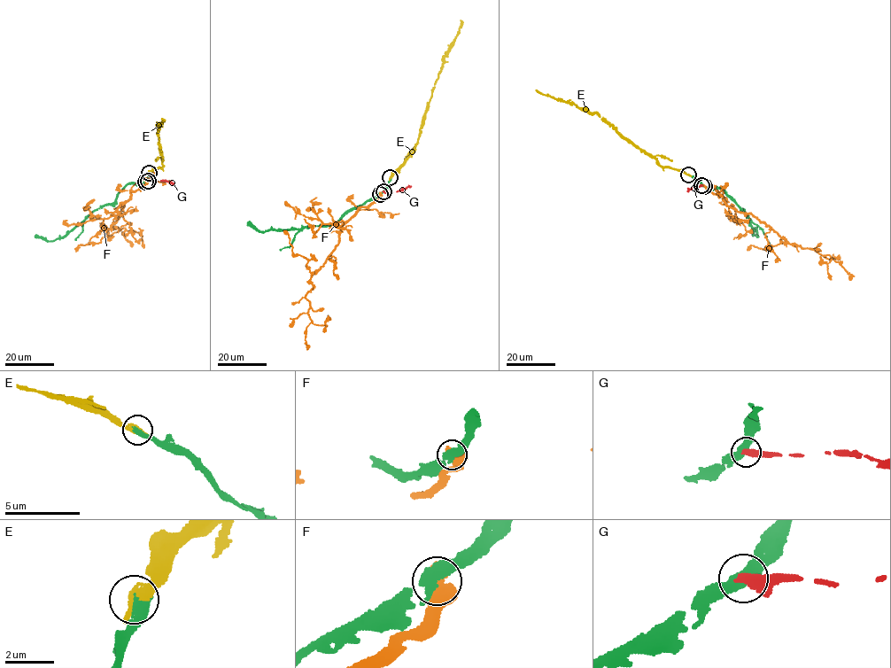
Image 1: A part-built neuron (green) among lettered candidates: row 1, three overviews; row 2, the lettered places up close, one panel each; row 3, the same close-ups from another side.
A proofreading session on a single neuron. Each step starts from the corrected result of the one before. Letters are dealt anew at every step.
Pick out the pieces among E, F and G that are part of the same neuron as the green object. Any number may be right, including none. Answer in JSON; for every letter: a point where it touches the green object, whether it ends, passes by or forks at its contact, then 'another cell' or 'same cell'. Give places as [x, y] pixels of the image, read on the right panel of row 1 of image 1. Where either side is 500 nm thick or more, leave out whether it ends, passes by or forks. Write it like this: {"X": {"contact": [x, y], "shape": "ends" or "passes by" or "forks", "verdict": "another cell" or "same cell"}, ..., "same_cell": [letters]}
{"E": {"contact": [688, 174], "shape": "ends", "verdict": "same cell"}, "F": {"contact": [704, 186], "verdict": "another cell"}, "G": {"contact": [701, 185], "shape": "ends", "verdict": "another cell"}, "same_cell": ["E"]}

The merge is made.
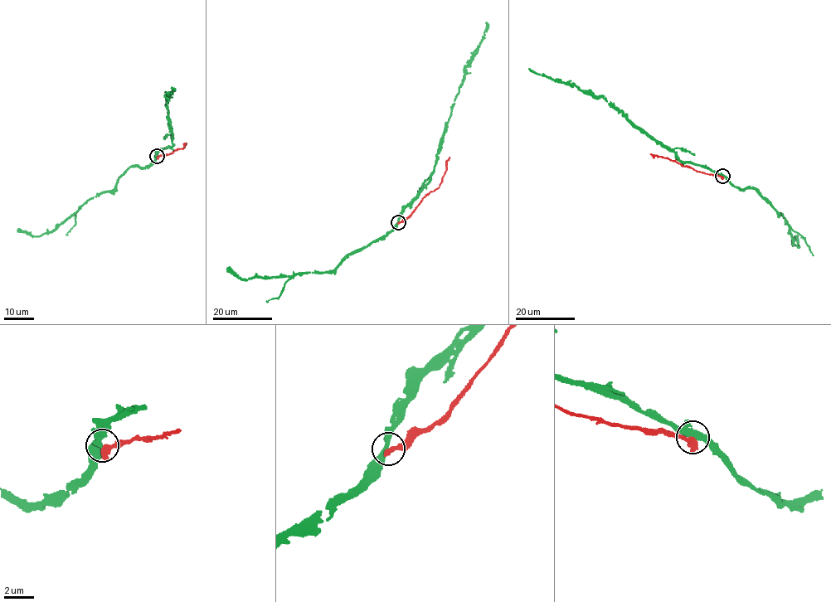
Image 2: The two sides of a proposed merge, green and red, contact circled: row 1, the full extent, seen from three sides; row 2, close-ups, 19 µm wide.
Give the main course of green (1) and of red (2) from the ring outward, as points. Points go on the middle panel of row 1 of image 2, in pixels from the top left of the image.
1: (398, 221), (399, 216), (408, 203), (429, 183), (445, 127), (463, 82), (465, 66), (483, 40), (487, 22)
2: (398, 221), (402, 222), (420, 200), (439, 186), (449, 157)

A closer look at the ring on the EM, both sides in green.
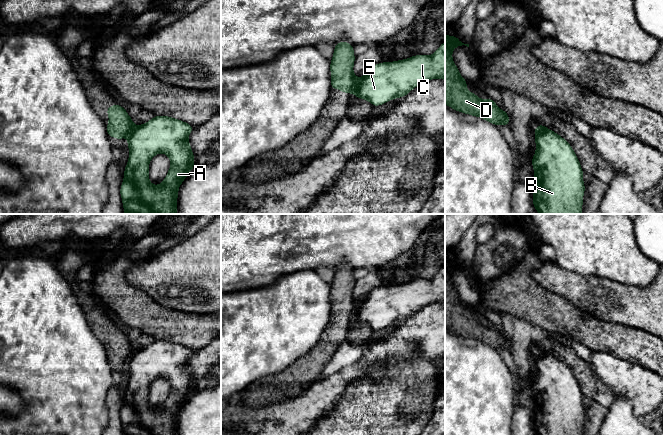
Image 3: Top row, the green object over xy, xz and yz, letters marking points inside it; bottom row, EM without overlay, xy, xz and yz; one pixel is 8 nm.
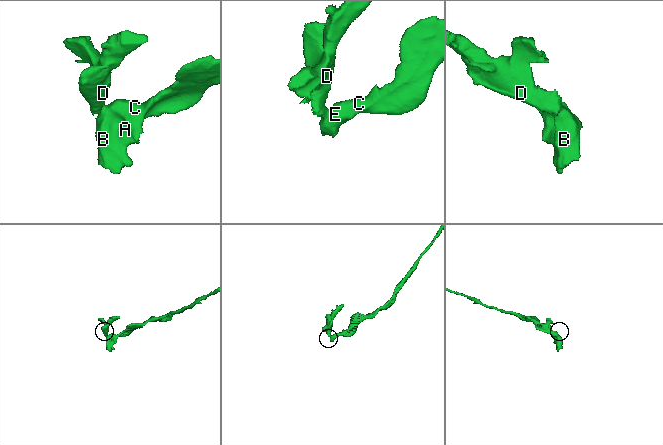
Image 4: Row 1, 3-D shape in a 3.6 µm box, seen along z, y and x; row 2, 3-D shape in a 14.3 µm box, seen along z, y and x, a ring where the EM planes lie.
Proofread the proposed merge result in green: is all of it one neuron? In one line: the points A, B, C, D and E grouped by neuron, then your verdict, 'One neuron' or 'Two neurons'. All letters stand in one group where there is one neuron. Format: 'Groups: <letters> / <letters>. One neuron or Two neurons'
Groups: A B C E / D. Two neurons

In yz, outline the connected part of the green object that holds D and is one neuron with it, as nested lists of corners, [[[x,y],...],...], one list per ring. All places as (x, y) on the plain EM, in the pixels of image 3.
[[[445,258],[445,328],[458,336],[481,341],[496,350],[509,351],[510,343],[505,333],[501,335],[491,322],[482,324],[467,314],[468,305],[460,299],[452,283],[453,273],[462,269],[469,271],[469,268],[462,267],[457,260]]]

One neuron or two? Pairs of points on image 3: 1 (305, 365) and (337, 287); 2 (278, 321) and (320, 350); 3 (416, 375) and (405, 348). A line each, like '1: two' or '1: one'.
1: one
2: two
3: two

